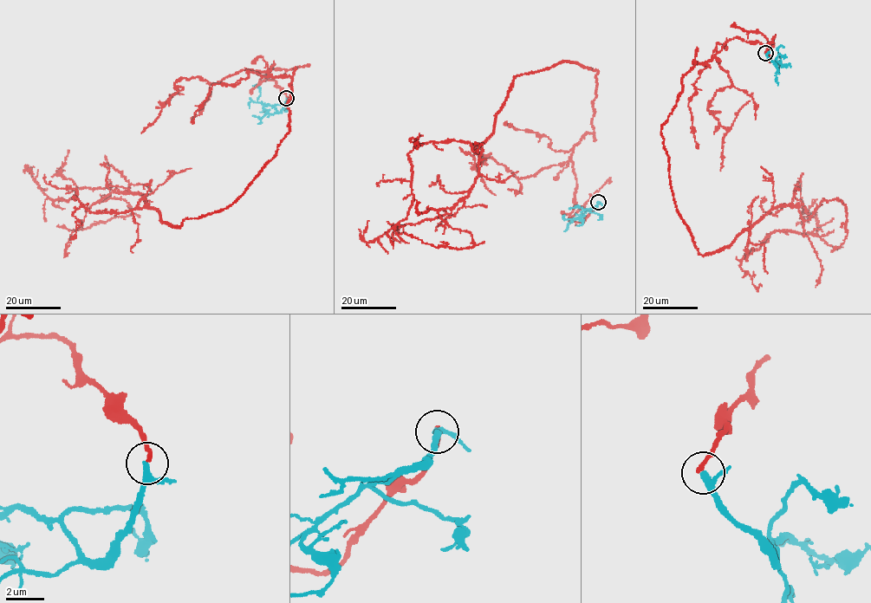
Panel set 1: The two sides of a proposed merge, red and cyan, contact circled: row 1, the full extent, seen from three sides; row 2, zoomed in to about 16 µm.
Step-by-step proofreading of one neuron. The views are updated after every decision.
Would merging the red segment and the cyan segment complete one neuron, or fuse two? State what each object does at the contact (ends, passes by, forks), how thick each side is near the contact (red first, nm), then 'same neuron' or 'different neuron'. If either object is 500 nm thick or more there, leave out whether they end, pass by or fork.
red ends | cyan passes by | 220/280 nm | different neuron

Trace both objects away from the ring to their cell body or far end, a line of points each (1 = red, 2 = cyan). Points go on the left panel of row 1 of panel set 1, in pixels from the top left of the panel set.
1: (287, 98), (274, 63), (289, 132), (226, 207), (176, 228), (114, 192), (129, 215), (56, 225)
2: (287, 99), (278, 112), (257, 102), (259, 87), (253, 86)

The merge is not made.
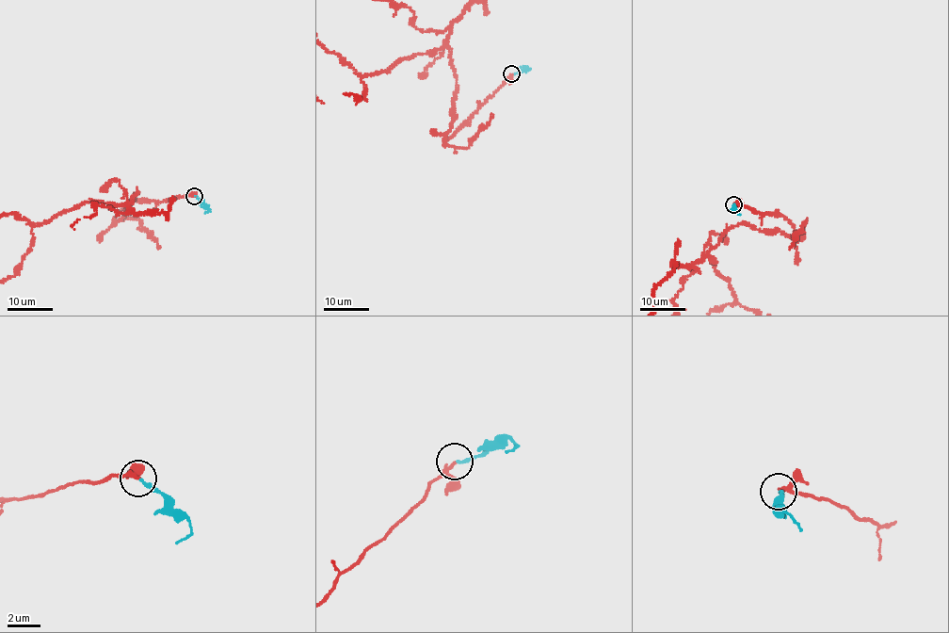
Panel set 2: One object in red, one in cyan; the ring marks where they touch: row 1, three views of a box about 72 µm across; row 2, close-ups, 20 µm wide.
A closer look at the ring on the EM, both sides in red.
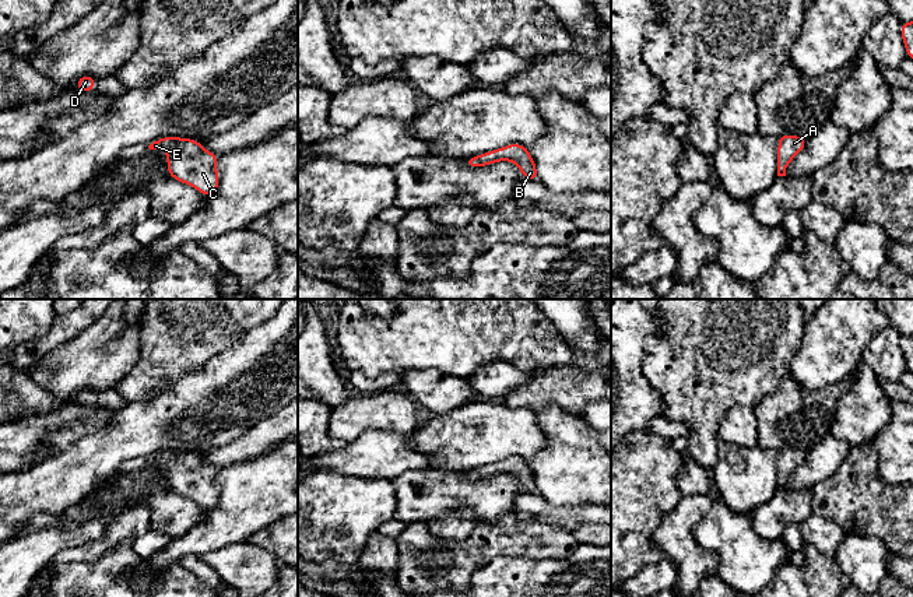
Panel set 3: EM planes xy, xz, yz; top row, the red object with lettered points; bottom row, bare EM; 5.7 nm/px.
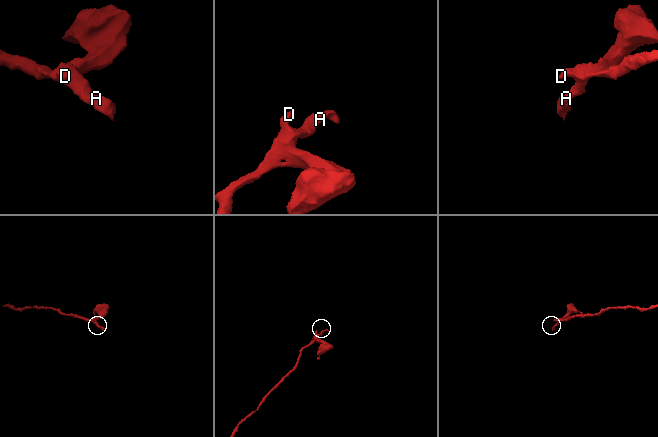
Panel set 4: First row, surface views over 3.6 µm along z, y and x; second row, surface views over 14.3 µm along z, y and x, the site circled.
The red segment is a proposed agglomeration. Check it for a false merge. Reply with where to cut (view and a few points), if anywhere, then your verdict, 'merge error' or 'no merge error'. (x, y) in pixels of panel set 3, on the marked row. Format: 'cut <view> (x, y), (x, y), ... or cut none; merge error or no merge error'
cut none; no merge error

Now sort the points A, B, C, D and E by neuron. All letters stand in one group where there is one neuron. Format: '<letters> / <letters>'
A B C D E

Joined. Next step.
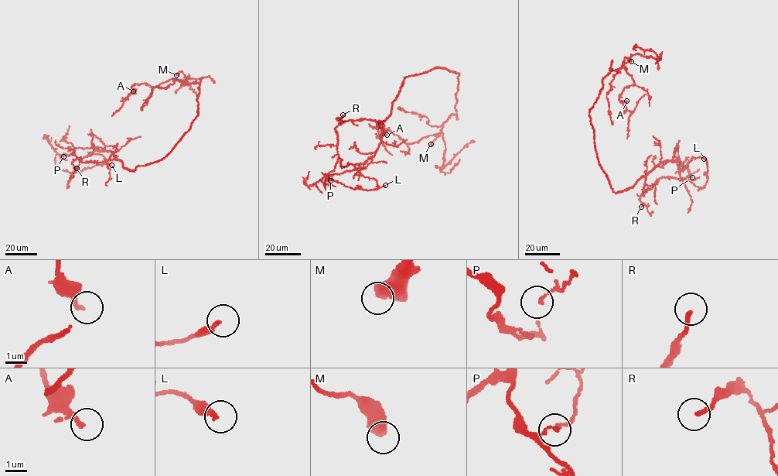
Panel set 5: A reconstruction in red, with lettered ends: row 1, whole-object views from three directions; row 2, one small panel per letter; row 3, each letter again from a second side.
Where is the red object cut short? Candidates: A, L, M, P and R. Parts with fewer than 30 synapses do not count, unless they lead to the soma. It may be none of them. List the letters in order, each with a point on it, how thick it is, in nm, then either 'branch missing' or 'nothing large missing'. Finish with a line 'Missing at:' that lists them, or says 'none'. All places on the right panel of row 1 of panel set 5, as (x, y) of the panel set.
A: at (626, 101); 200 nm thick; nothing large missing
L: at (704, 159); 260 nm thick; nothing large missing
M: at (631, 61); 550 nm thick; nothing large missing
P: at (692, 177); 60 nm thick; nothing large missing
R: at (641, 207); 170 nm thick; nothing large missing
Missing at: none

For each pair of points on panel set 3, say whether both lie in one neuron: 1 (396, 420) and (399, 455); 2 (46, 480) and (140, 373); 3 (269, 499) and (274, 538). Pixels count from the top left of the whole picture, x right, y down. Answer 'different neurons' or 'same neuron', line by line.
1: different neurons
2: different neurons
3: different neurons

